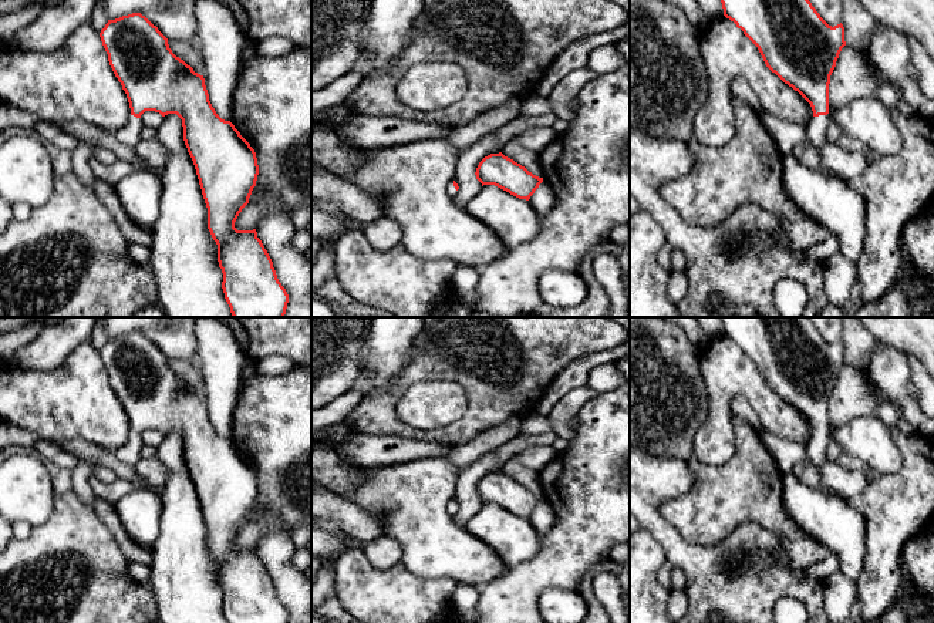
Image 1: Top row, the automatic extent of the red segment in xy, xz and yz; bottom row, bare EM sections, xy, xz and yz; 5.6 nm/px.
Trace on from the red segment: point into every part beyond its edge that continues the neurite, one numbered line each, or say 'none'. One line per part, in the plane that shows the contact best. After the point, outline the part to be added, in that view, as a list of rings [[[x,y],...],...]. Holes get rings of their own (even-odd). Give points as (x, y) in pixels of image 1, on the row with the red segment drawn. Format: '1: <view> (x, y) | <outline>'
1: yz (816, 128) | [[[829,115],[813,117],[812,121],[806,125],[807,142],[816,147],[829,142],[826,137],[827,124],[829,124]]]

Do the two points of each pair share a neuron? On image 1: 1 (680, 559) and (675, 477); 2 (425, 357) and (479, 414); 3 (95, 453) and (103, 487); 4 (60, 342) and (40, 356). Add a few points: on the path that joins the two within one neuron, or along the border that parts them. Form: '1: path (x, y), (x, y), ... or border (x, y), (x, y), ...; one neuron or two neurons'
1: path (670, 539), (650, 518), (650, 502), (656, 497); one neuron
2: path (444, 357), (479, 391), (479, 396); one neuron
3: border (117, 477), (130, 481), (135, 487); two neurons
4: path (56, 343), (44, 353); one neuron

